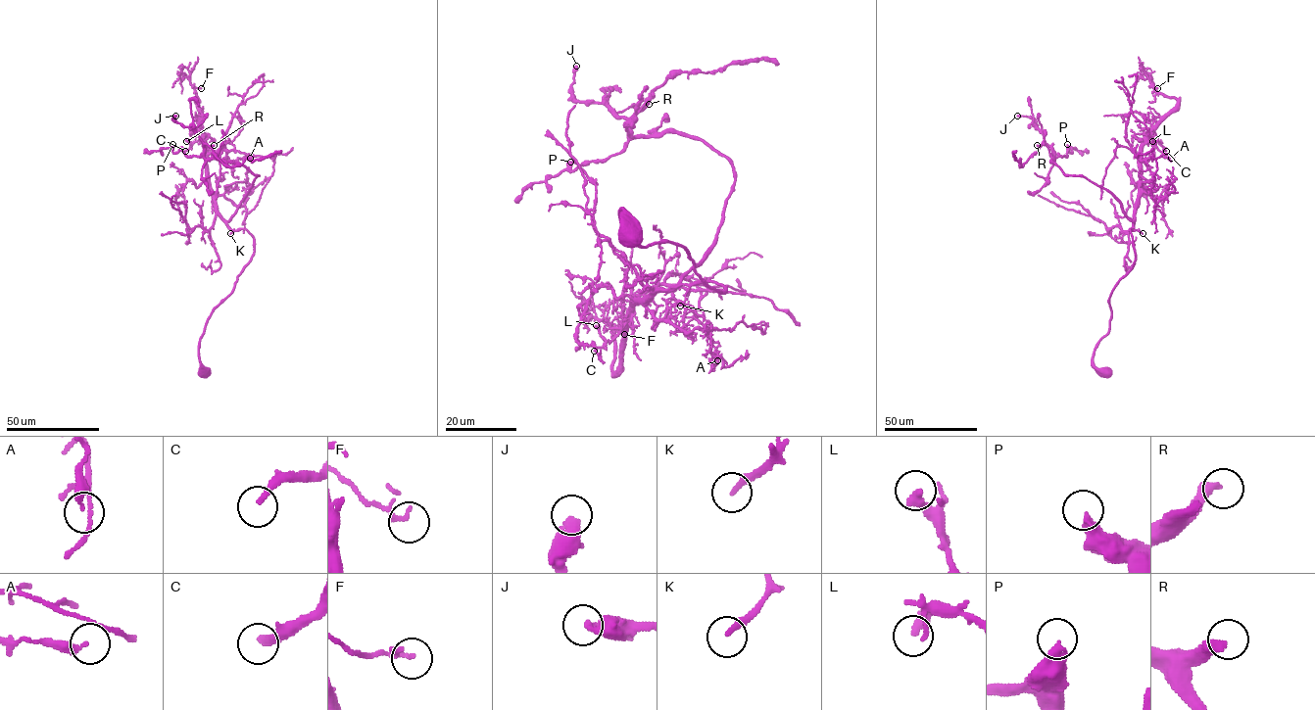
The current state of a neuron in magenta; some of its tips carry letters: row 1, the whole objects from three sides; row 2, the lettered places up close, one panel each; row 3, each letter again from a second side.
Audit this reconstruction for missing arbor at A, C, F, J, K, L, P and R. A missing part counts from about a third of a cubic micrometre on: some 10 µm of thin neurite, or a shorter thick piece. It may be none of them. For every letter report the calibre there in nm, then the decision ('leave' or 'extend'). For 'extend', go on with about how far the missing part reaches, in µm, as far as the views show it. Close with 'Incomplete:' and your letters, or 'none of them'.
A: 170 nm | leave
C: 240 nm | extend | 45 µm
F: 130 nm | leave
J: 440 nm | extend | 20 µm
K: 240 nm | leave
L: 380 nm | leave
P: 400 nm | leave
R: 380 nm | extend | 45 µm
Incomplete: C, J, R

